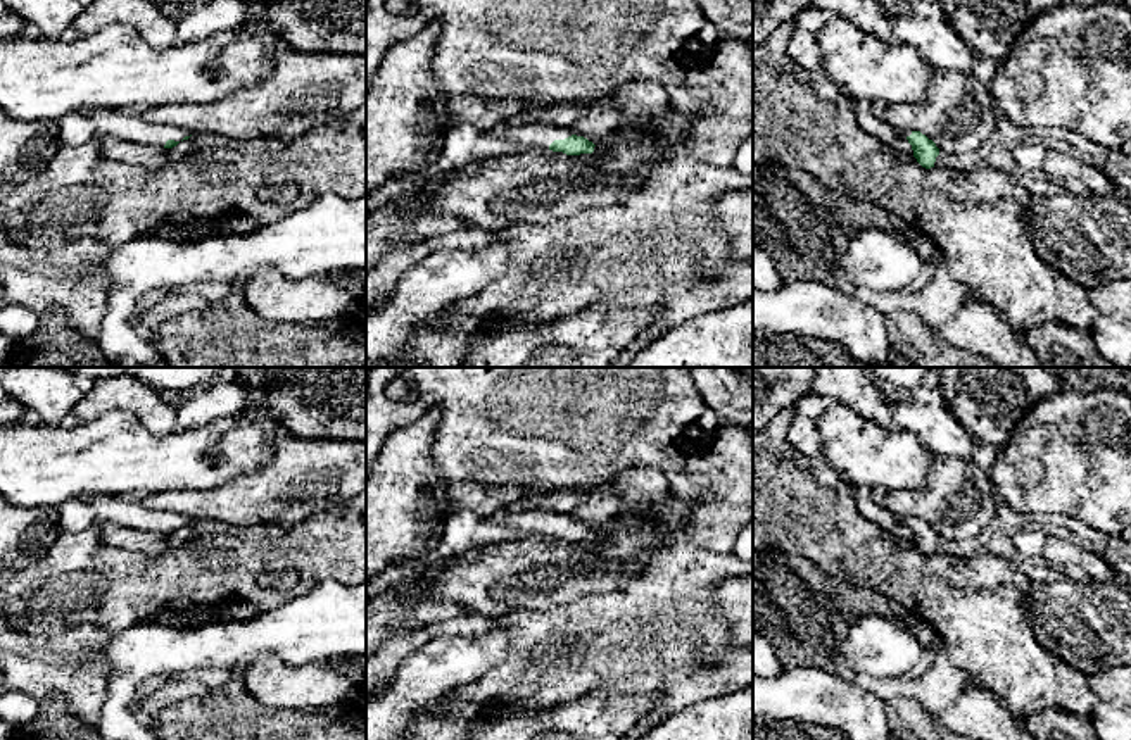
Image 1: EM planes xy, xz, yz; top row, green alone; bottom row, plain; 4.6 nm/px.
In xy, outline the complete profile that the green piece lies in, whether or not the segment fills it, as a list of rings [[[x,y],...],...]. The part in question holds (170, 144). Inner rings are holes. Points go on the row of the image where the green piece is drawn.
[[[81,107],[78,112],[86,116],[102,136],[121,141],[173,148],[192,136],[183,128],[147,122],[138,109]]]

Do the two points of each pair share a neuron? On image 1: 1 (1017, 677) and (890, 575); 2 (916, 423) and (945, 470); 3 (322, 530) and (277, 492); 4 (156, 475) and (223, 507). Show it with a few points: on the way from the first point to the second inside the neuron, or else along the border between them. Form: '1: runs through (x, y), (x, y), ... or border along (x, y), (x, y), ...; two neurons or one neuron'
1: runs through (986, 645), (921, 583); one neuron
2: border along (931, 454), (955, 456), (969, 463); two neurons
3: border along (344, 504), (313, 513), (289, 528); two neurons
4: border along (227, 480), (208, 489), (168, 489), (147, 494); two neurons

